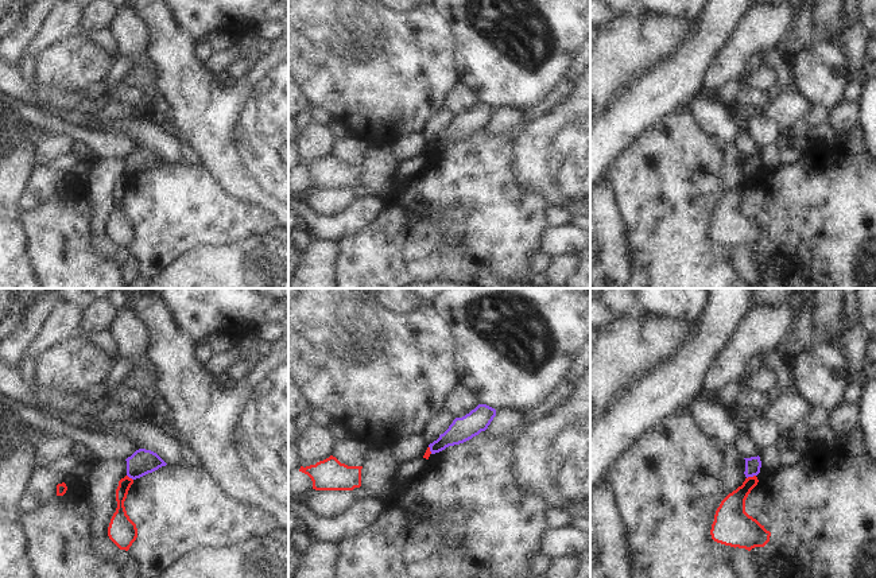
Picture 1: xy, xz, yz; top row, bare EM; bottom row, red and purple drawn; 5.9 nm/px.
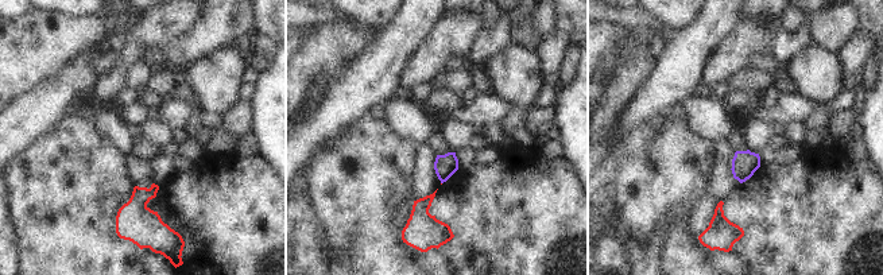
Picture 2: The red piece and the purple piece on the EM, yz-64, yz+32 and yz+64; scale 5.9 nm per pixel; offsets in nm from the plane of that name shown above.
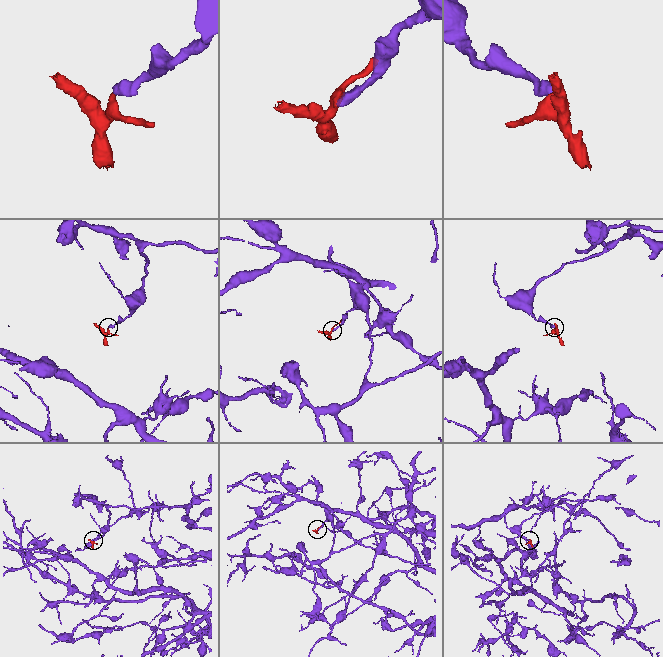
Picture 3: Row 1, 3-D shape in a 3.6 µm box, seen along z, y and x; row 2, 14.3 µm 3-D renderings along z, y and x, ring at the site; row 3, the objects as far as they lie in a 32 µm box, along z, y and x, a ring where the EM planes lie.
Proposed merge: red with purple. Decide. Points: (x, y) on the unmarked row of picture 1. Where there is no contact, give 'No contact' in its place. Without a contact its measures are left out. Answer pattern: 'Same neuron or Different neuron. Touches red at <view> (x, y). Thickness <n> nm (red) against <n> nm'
Different neuron. Touches red at yz (751, 175). Thickness 170 nm (red) against 100 nm

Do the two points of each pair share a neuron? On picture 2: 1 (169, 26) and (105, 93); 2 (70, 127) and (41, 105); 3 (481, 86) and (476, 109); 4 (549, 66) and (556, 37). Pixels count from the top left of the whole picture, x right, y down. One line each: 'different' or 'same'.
1: same
2: different
3: different
4: same

